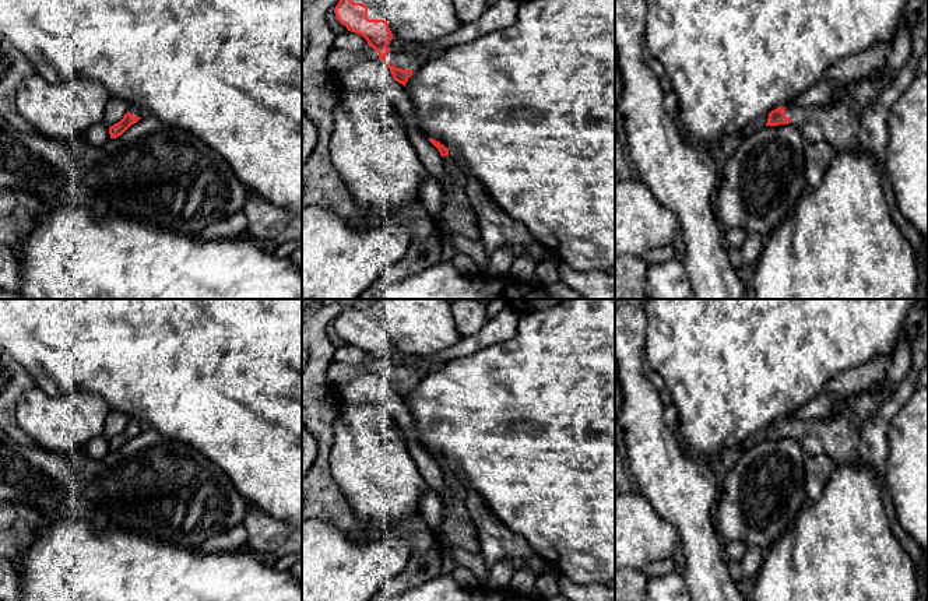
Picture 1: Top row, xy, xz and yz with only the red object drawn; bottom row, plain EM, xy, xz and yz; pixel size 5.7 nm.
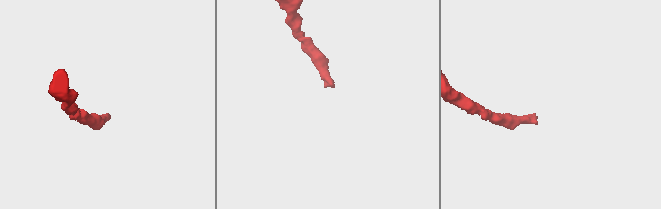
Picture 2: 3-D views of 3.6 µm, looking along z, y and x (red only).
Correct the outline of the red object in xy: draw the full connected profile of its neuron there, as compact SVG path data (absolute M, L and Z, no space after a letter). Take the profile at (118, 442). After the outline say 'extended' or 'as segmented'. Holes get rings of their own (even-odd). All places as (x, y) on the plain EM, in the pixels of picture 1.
M131 418L127 426L123 429L123 432L119 436L109 440L110 451L122 449L131 437L137 436L143 428L143 422Z; extended

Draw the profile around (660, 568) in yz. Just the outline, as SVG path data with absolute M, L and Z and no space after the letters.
M672 558L660 559L648 563L643 572L648 577L661 577L675 570L675 560Z

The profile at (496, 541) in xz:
M463 488L463 496L465 509L477 528L481 555L488 567L492 567L498 560L506 558L516 558L523 565L534 555L525 540L509 530L505 523L493 514L478 491Z

